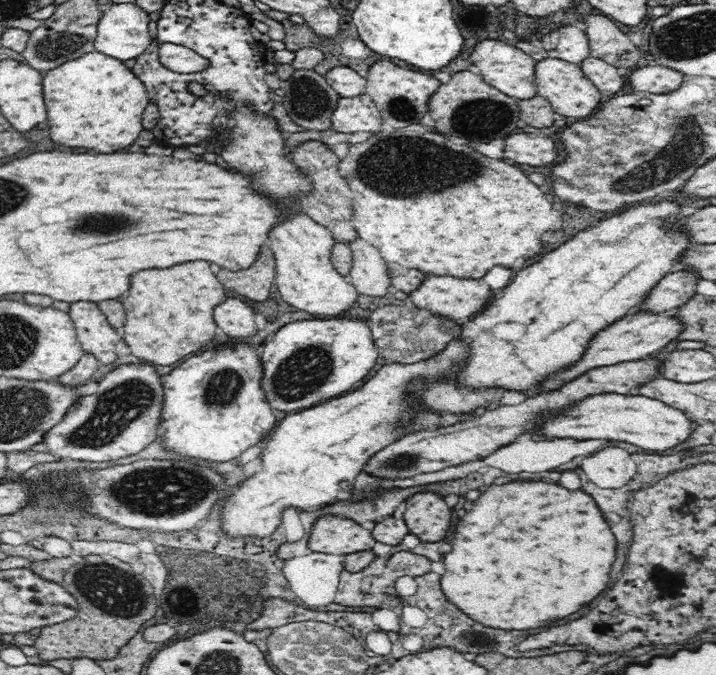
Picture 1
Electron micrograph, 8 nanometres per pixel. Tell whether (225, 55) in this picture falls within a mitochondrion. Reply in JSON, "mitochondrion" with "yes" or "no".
{"mitochondrion":"no"}

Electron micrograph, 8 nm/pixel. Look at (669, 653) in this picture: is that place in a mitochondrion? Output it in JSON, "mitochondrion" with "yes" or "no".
{"mitochondrion":"no"}

